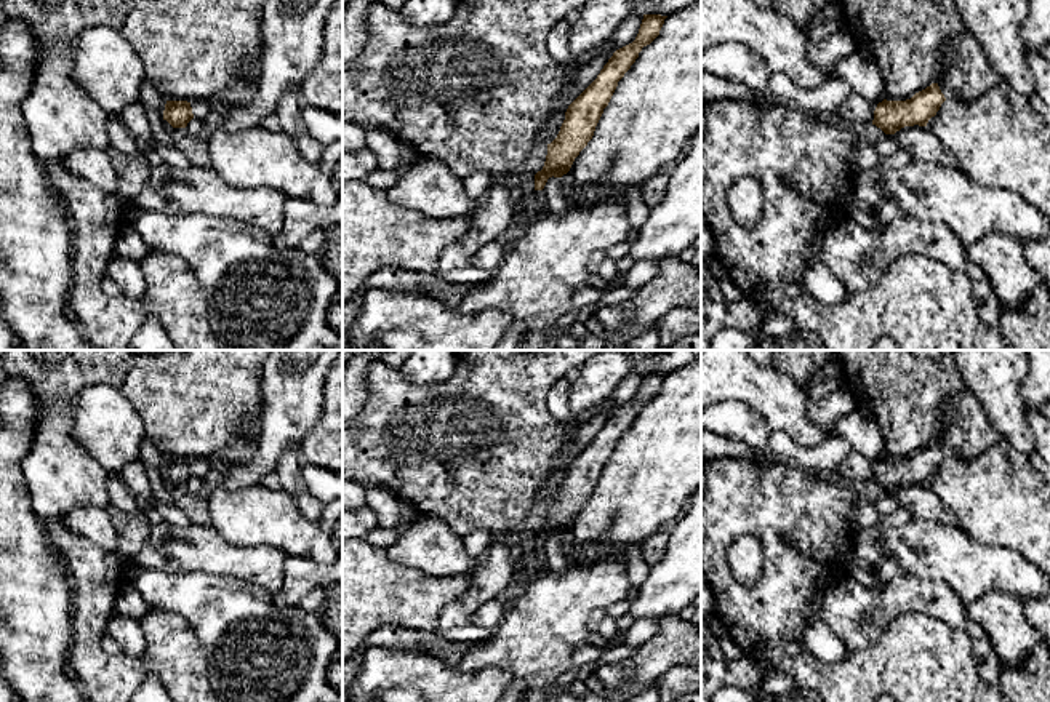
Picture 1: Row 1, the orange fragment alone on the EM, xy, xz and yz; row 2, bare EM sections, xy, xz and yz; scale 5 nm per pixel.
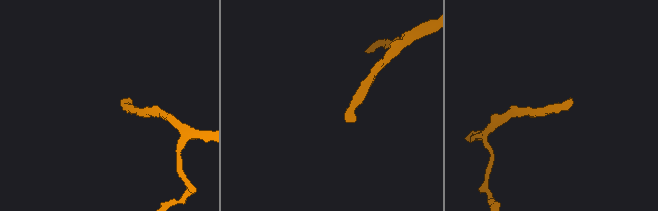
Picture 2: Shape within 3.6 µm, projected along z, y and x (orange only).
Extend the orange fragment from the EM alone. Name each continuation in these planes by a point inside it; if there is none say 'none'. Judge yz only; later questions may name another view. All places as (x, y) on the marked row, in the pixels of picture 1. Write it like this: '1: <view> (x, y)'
1: yz (970, 74)

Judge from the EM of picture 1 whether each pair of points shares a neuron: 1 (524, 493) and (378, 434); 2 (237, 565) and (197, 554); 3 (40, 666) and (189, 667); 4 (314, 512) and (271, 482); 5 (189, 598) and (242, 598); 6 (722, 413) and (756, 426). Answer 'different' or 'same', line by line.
1: same
2: same
3: different
4: different
5: same
6: same

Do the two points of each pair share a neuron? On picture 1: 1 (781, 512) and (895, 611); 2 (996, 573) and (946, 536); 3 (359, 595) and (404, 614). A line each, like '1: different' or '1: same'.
1: different
2: same
3: same

